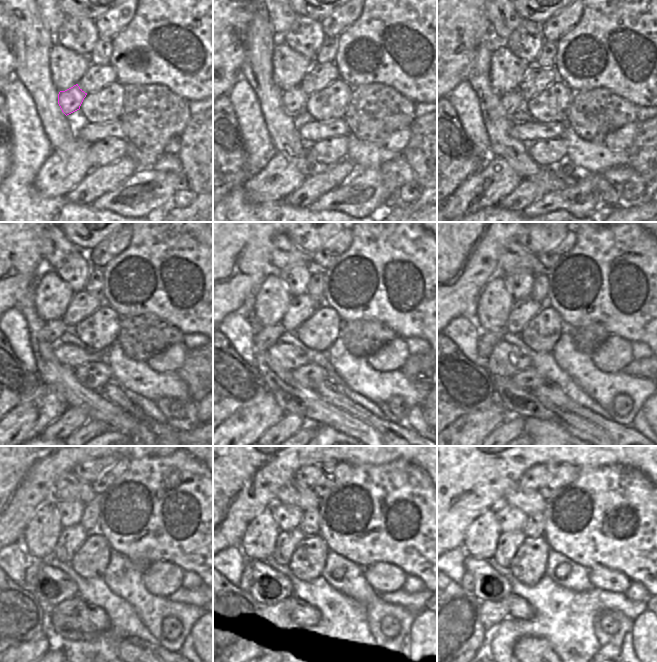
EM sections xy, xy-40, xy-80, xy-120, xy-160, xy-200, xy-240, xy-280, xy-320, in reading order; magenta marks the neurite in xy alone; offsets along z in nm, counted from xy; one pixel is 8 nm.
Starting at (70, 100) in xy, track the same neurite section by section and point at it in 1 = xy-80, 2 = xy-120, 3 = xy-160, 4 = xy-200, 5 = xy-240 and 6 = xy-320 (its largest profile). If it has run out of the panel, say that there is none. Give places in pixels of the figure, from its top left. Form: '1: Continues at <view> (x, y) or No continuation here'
1: Continues at xy-80 (513, 101)
2: Continues at xy-120 (52, 331)
3: Continues at xy-160 (265, 337)
4: Continues at xy-200 (487, 340)
5: Continues at xy-240 (32, 569)
6: Continues at xy-320 (467, 583).

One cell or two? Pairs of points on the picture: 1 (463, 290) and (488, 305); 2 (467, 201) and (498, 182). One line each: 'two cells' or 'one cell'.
1: two cells
2: one cell

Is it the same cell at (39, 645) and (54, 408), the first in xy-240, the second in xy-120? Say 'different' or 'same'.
same

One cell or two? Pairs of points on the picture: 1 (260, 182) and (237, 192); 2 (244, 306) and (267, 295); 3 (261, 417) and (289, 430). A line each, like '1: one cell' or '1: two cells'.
1: two cells
2: two cells
3: two cells

